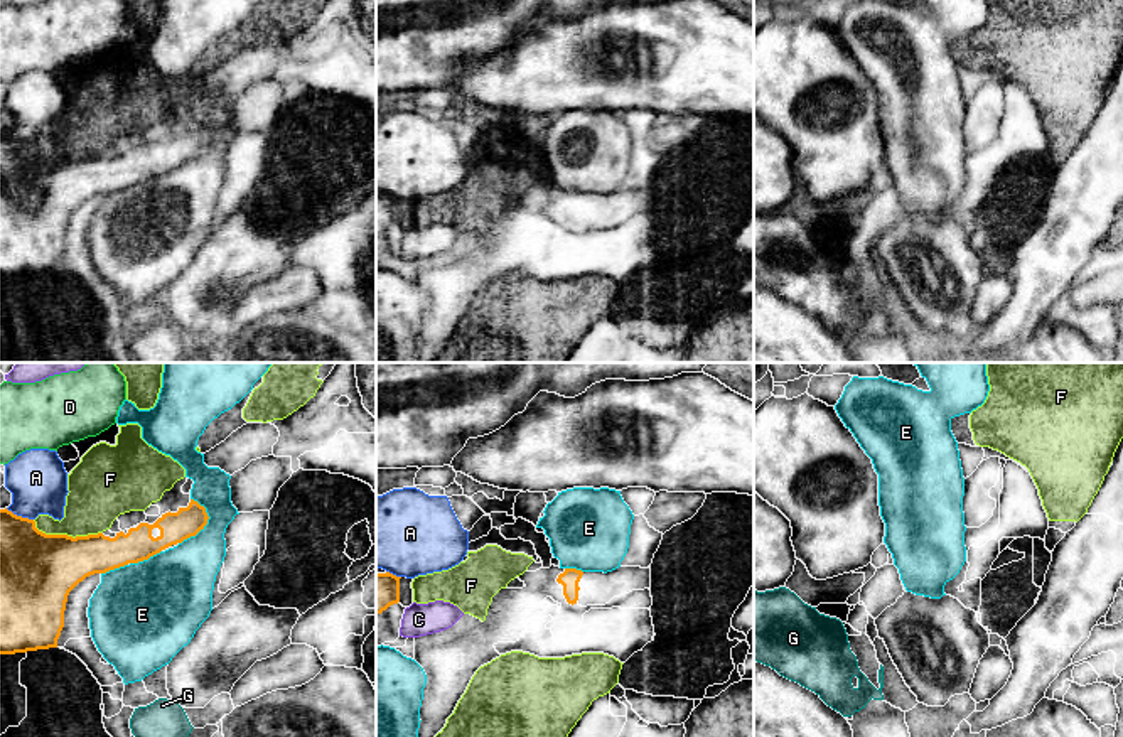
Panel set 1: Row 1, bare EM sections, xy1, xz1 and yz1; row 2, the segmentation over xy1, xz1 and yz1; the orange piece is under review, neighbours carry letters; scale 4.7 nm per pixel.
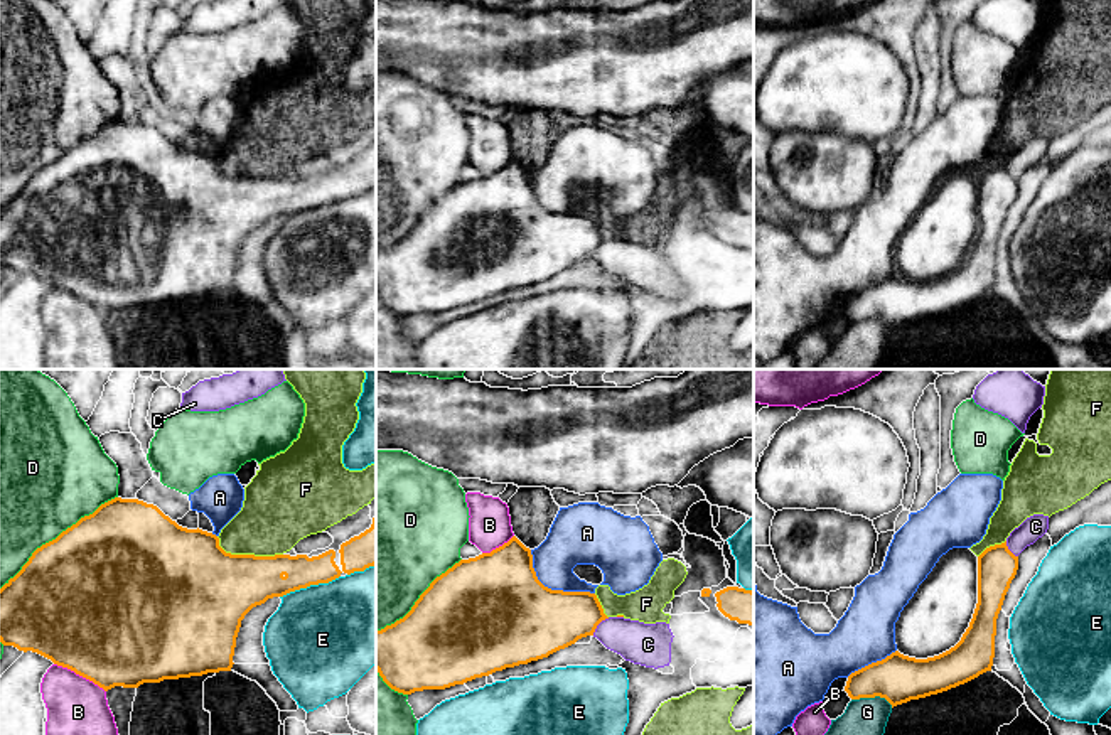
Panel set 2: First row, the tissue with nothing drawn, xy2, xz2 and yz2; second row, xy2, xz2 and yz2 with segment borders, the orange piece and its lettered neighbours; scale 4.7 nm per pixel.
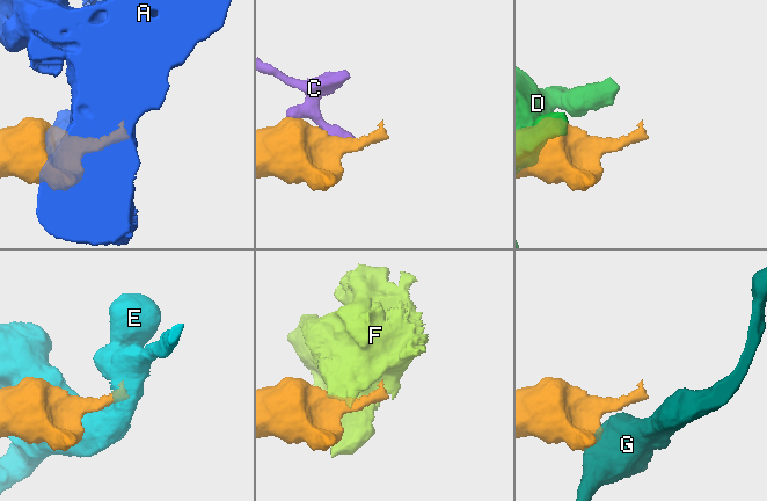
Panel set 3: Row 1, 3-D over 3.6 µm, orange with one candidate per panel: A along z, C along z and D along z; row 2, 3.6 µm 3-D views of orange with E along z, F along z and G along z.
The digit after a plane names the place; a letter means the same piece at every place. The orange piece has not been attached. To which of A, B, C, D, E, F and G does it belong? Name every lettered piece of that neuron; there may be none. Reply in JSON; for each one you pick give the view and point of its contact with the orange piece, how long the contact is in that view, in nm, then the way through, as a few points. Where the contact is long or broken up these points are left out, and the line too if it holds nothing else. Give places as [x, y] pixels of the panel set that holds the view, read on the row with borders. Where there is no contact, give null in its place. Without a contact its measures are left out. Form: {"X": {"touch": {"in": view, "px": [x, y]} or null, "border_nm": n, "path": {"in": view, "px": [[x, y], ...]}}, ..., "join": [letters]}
{"join": []}

